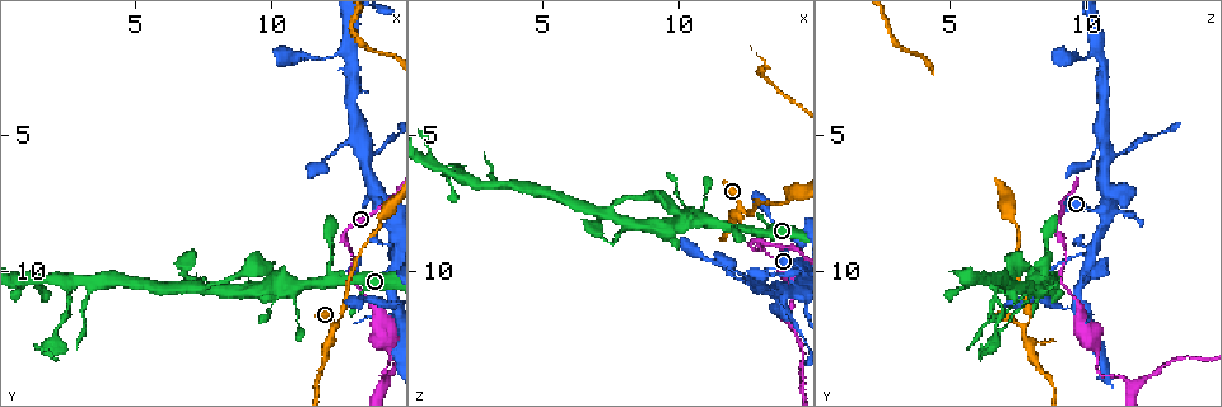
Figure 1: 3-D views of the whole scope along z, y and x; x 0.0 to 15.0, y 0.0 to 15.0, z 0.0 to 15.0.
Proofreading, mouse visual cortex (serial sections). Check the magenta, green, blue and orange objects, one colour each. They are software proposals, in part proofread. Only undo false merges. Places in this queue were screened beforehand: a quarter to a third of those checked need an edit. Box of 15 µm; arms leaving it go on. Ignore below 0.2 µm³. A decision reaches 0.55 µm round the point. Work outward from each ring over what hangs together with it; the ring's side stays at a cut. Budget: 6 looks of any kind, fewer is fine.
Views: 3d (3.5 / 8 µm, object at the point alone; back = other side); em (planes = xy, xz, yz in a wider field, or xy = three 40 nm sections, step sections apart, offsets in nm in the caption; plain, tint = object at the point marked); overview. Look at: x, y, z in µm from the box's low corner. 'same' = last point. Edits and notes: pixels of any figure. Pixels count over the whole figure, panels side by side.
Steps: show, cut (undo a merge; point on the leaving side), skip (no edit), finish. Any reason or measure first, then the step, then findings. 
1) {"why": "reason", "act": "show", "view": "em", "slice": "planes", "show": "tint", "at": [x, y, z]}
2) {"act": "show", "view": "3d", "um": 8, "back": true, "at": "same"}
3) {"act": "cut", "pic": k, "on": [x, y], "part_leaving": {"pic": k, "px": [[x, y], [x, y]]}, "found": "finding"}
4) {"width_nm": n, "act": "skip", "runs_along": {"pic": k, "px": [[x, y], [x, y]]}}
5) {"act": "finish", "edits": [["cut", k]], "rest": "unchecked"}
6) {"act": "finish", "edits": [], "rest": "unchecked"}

{"why": "sharp bend", "act": "show", "view": "3d", "um": 8, "at": [14.4, 13.5, 10.5]}

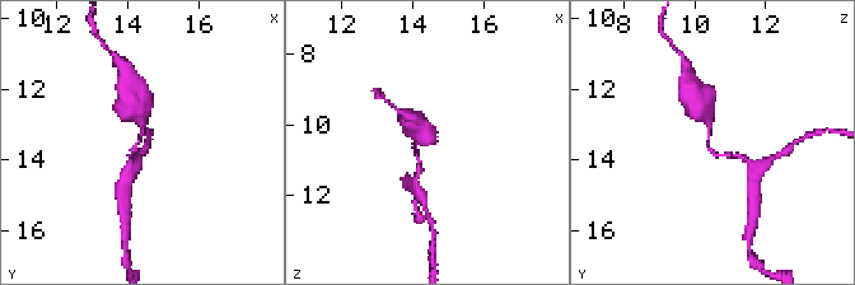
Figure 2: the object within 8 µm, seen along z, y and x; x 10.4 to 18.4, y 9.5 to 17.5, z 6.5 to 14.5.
{"arm_widths_nm": [150, 450], "why": "need the tissue", "act": "show", "view": "em", "slice": "xy", "step": 1, "show": "tint", "at": [14.4, 13.4, 10.4]}

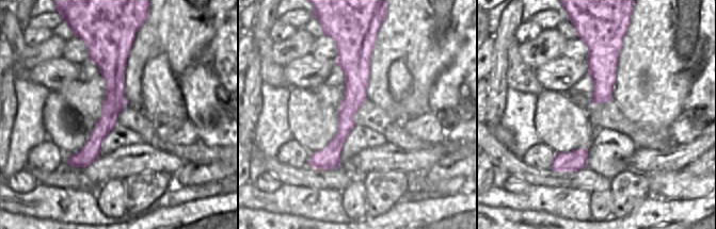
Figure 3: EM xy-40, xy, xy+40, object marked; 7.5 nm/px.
{"act": "skip", "found": "one cell here"}

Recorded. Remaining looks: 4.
{"why": "arms run side by side", "act": "show", "view": "3d", "um": 3.5, "back": true, "at": [14.2, 7.7, 10.6]}

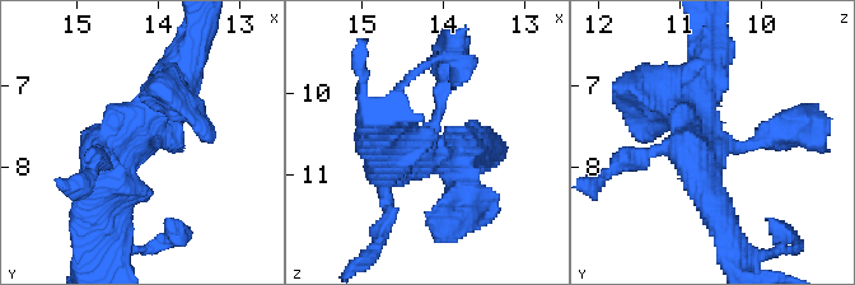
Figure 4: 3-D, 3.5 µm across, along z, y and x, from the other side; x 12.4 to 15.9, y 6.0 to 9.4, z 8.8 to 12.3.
{"why": "shape alone is not enough", "act": "show", "view": "em", "slice": "planes", "show": "tint", "at": [14.20, 7.75, 10.55]}

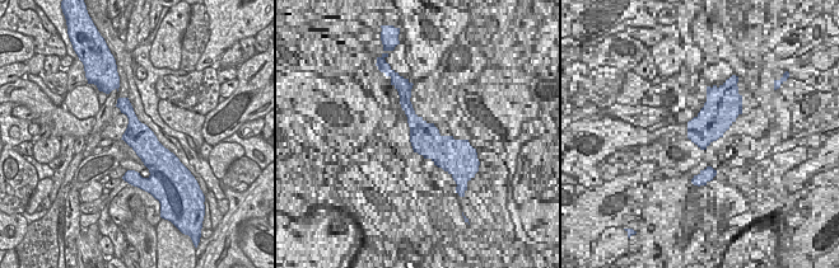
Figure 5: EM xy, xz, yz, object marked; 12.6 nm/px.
{"why": "another direction", "act": "show", "view": "em", "slice": "xy", "step": 3, "show": "tint", "at": "same"}

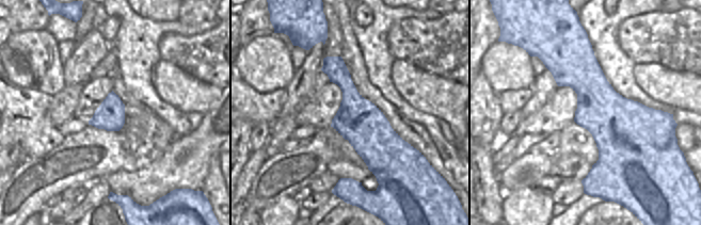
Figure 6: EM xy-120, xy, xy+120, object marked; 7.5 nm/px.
{"act": "skip", "runs_along": {"pic": 6, "px": [[327, 60], [411, 149]]}, "found": "one cell here"}

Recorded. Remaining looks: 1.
{"act": "finish", "edits": [], "rest": "unchecked"}

